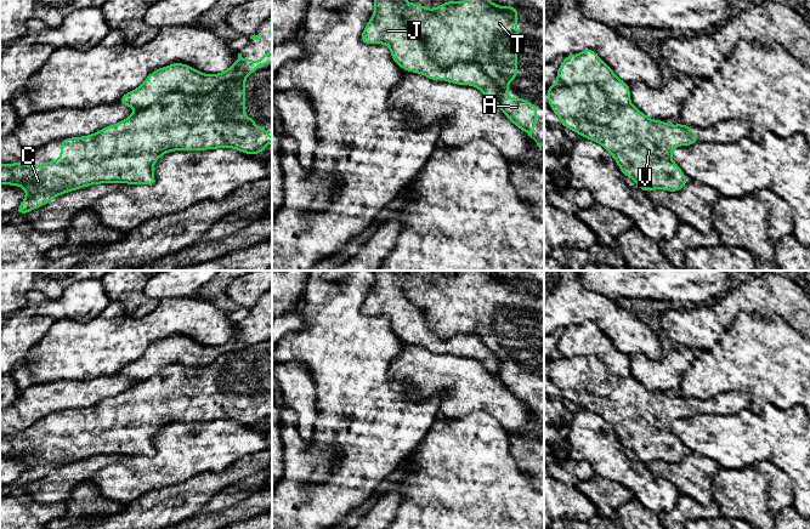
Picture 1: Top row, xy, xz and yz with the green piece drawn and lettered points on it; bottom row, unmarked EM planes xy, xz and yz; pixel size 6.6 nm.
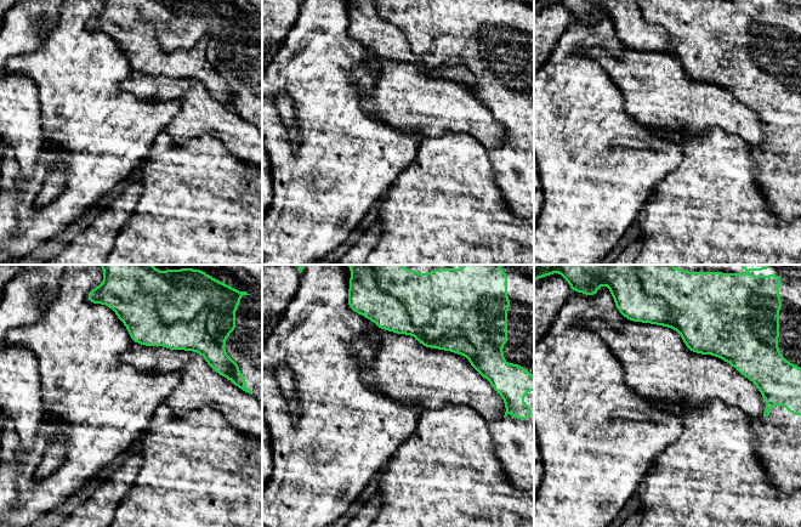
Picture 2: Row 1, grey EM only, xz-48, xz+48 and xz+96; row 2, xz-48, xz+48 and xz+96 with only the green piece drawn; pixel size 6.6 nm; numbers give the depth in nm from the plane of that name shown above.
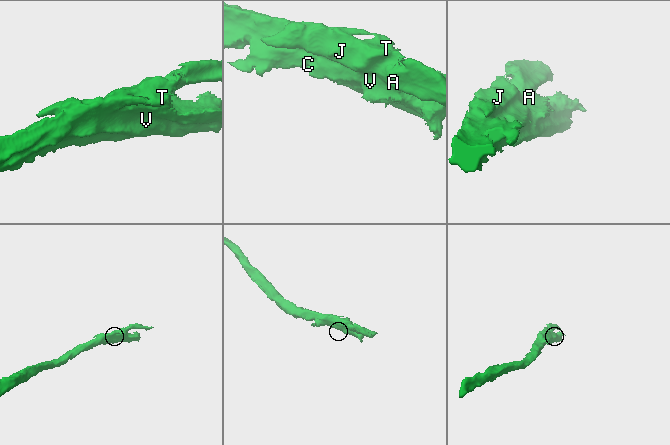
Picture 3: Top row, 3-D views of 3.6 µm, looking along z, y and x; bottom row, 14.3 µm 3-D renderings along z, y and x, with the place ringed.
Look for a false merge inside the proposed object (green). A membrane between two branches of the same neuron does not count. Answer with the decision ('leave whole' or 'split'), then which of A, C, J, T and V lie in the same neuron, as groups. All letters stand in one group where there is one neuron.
split | A C T V / J

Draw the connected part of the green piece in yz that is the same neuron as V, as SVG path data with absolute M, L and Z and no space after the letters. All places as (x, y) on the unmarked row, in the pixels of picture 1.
M557 354L546 362L549 377L561 391L561 396L579 408L597 414L614 430L621 443L633 450L640 461L680 462L687 454L681 440L672 432L672 422L678 417L691 417L697 414L698 405L691 398L669 397L662 392L652 392L631 375L617 376L599 357L582 355L563 358Z

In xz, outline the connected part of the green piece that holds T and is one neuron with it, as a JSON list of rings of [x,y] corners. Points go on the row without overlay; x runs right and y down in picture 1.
[[[397,271],[397,280],[440,337],[477,335],[499,360],[494,375],[542,421],[532,408],[537,398],[537,377],[508,366],[508,357],[517,348],[517,313],[522,311],[517,306],[517,279],[472,271],[426,280]]]

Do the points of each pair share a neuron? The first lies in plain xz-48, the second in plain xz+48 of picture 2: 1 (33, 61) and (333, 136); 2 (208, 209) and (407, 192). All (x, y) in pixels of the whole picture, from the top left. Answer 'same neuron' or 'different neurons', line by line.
1: same neuron
2: same neuron

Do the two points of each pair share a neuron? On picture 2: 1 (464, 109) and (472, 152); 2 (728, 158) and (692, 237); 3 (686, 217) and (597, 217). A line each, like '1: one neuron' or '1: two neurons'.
1: two neurons
2: one neuron
3: two neurons

